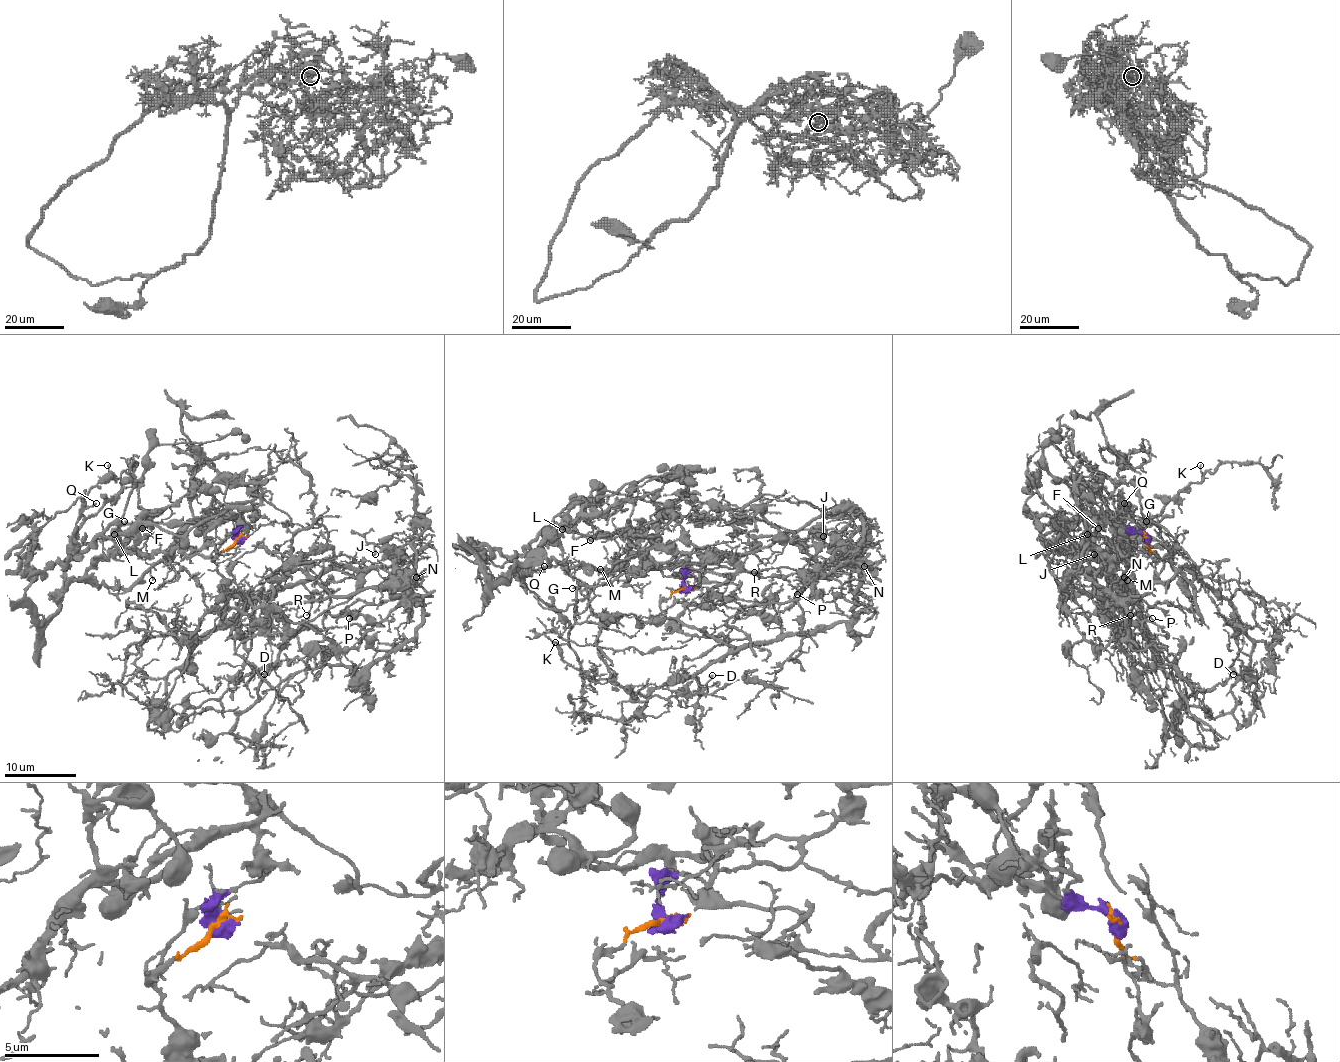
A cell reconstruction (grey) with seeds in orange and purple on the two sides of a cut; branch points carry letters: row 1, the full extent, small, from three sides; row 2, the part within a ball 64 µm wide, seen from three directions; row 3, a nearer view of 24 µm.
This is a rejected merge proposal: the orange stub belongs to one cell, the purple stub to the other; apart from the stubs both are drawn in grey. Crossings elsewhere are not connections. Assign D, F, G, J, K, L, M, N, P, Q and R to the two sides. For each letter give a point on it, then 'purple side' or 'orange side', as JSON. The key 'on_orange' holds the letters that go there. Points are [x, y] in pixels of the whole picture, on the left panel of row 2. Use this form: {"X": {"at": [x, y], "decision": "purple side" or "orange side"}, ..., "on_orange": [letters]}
{"D": {"at": [264, 674], "decision": "orange side"}, "F": {"at": [142, 528], "decision": "purple side"}, "G": {"at": [124, 521], "decision": "purple side"}, "J": {"at": [375, 554], "decision": "orange side"}, "K": {"at": [107, 465], "decision": "purple side"}, "L": {"at": [114, 534], "decision": "purple side"}, "M": {"at": [152, 580], "decision": "purple side"}, "N": {"at": [416, 577], "decision": "orange side"}, "P": {"at": [349, 618], "decision": "orange side"}, "Q": {"at": [96, 503], "decision": "purple side"}, "R": {"at": [306, 615], "decision": "orange side"}, "on_orange": ["D", "J", "N", "P", "R"]}

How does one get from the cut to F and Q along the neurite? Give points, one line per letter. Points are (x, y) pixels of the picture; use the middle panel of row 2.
F: (688, 588), (700, 561), (659, 567), (628, 533), (594, 534), (582, 506), (573, 536), (591, 540)
Q: (688, 588), (700, 561), (539, 558), (514, 570), (544, 567)

